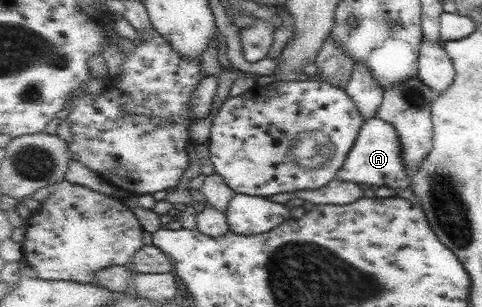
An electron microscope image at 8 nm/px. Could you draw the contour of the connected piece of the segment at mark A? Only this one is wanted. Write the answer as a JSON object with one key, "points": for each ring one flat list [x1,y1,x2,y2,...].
{"points":[[380,117,369,120,361,130,357,146,349,155,344,168,340,171,338,179,349,182,359,182,365,186,388,186,395,190,397,196,412,198,416,194,414,178,405,163,404,146,400,140,400,134,393,124,382,120]]}

